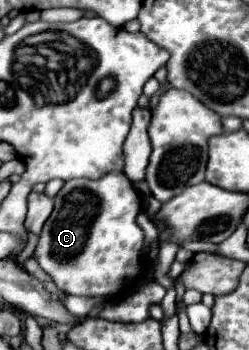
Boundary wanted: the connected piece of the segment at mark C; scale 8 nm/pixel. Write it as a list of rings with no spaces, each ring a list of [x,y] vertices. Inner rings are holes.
[[[109,172],[99,180],[65,182],[35,248],[39,266],[65,294],[119,296],[141,276],[143,230],[135,220],[139,208],[141,196],[123,172]]]

